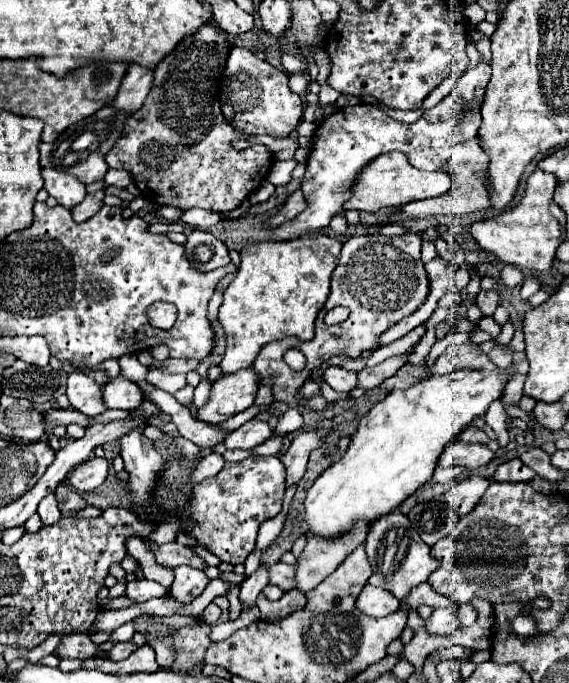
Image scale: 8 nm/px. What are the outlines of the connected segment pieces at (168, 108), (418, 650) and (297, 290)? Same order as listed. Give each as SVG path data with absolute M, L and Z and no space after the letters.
M207 23L197 33L191 33L155 67L155 85L147 95L143 107L131 115L123 127L121 139L107 153L105 161L113 169L125 169L131 173L141 195L155 205L173 205L181 211L191 207L203 207L217 213L227 213L237 209L261 183L273 165L273 153L257 143L247 149L233 149L233 141L251 139L253 135L235 129L221 111L219 85L227 65L231 45L227 33L217 29L217 25Z
M413 609L413 613L409 613L407 625L415 629L415 637L411 639L411 643L407 643L407 645L403 647L403 653L401 653L401 655L403 655L409 663L413 663L413 667L423 665L423 661L425 661L435 649L451 645L451 639L449 639L449 637L431 637L431 635L427 635L427 631L423 629L423 621L421 621L421 617L415 613L415 609Z
M315 233L293 241L247 243L241 249L241 265L219 307L219 321L227 335L227 349L219 363L223 375L251 367L261 347L269 341L287 335L313 337L315 317L329 299L329 281L339 263L341 245L337 237Z

